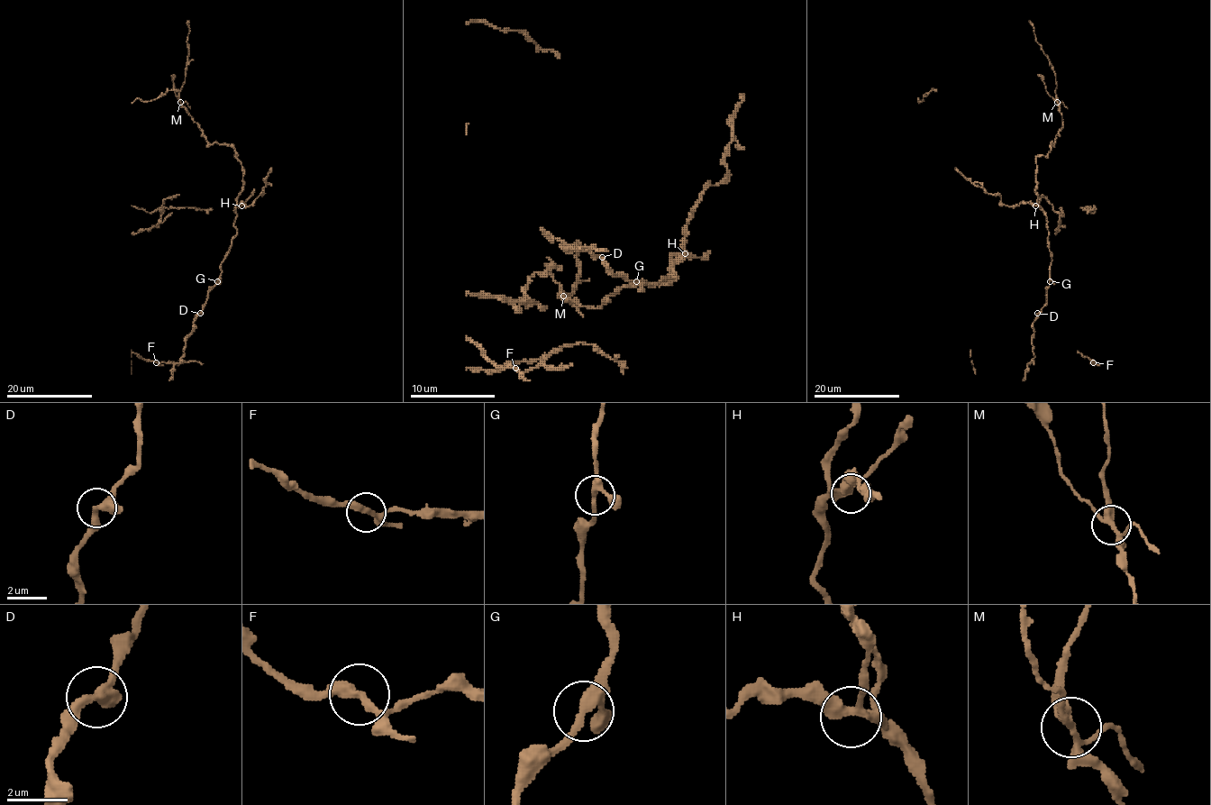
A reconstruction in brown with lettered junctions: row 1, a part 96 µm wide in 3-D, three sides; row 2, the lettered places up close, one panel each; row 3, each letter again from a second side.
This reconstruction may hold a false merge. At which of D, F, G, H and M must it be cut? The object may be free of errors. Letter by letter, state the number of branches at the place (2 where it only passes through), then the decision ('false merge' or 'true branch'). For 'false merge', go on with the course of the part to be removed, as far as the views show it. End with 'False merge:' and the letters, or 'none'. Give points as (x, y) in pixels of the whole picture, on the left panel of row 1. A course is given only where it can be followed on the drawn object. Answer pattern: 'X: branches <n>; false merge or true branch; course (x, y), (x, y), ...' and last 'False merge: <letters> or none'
D: branches 3; true branch
F: branches 3; true branch
G: branches 3; true branch
H: branches 4; true branch
M: branches 4; false merge; course (180, 102), (174, 90), (173, 74)
False merge: M

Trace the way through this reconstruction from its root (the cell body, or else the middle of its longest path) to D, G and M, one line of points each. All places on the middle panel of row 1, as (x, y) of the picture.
D: (687, 255), (676, 260), (669, 277), (674, 279), (663, 279), (655, 285), (616, 277), (602, 257)
G: (687, 255), (685, 253), (676, 260), (674, 272), (669, 277), (674, 279), (663, 279), (655, 285), (636, 280)
M: (687, 255), (672, 257), (674, 279), (669, 283), (627, 285), (596, 308), (580, 306), (564, 296)

